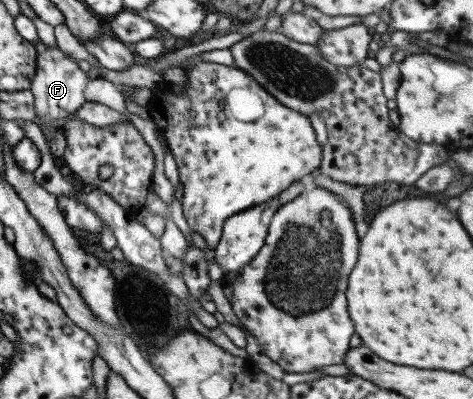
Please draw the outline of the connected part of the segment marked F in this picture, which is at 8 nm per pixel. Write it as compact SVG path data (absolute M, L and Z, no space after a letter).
M41 41L32 43L36 50L36 71L30 83L30 91L33 95L33 107L35 114L40 119L40 132L46 140L46 135L62 131L56 123L64 119L69 113L73 113L84 102L84 86L88 83L88 74L80 69L79 63L69 55L63 53L58 47L46 47Z

